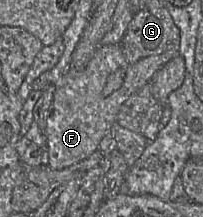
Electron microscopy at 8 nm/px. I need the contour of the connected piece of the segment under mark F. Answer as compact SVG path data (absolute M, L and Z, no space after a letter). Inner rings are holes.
M119 44L99 46L83 71L67 71L54 85L53 100L45 118L47 165L55 170L70 167L99 149L102 138L116 125L122 104L139 88L151 81L153 75L178 52L165 52L129 64ZM118 69L125 70L121 87L110 95L103 94L107 77Z

